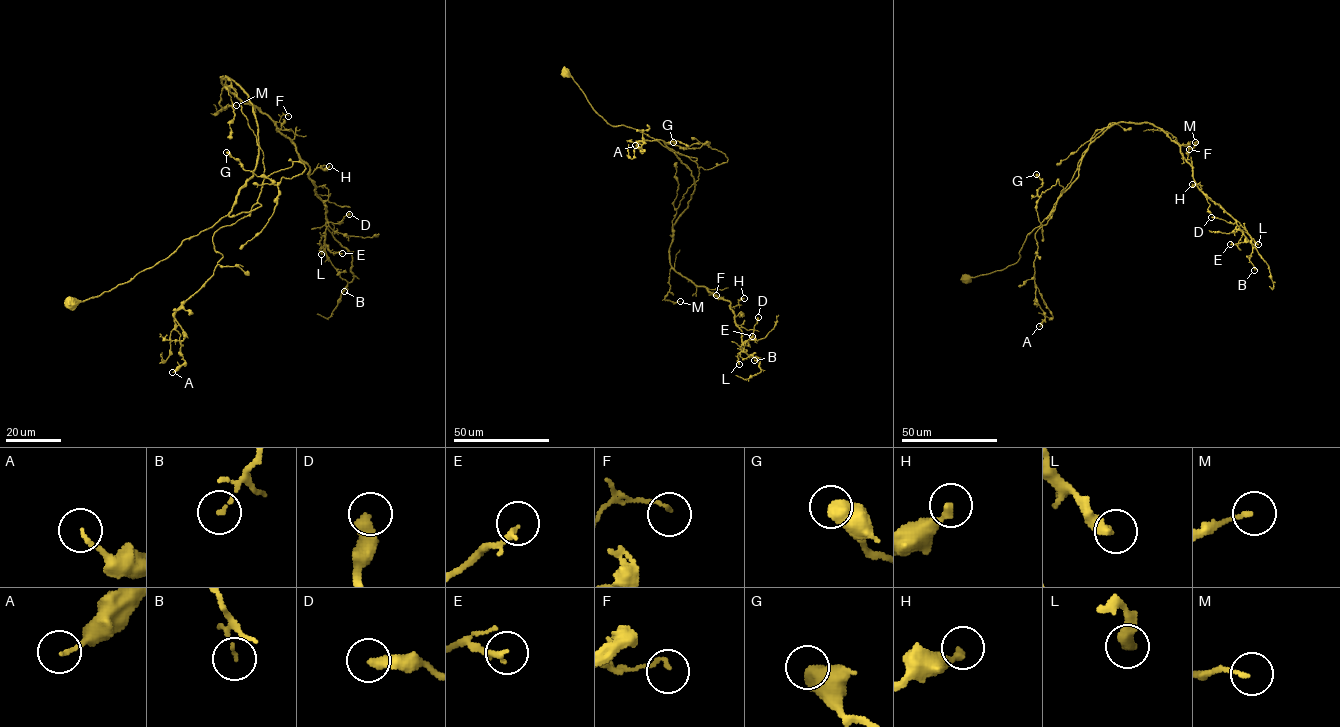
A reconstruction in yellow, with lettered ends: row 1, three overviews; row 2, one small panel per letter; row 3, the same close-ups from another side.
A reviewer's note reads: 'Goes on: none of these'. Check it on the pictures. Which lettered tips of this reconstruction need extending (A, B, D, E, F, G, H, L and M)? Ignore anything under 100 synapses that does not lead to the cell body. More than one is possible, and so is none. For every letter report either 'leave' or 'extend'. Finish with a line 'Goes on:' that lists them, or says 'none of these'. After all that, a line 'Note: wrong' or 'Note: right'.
A: leave
B: leave
D: leave
E: leave
F: leave
G: leave
H: leave
L: leave
M: leave
Goes on: none of these
Note: right

